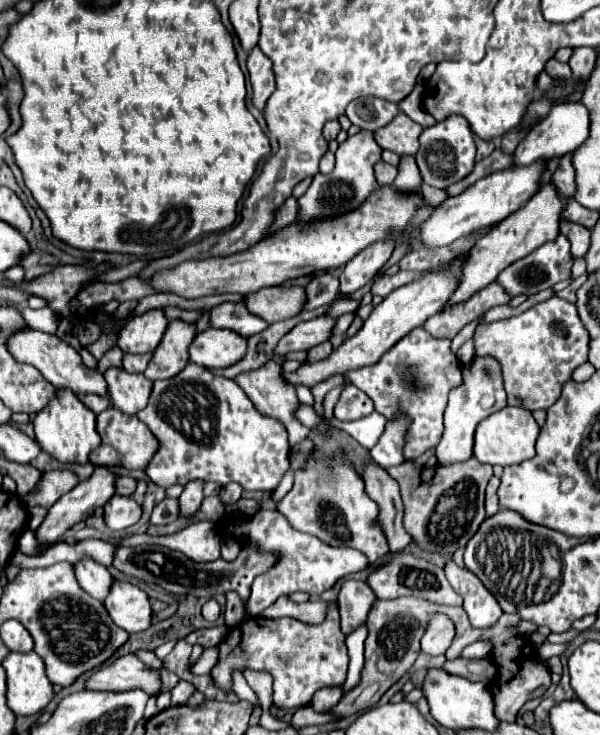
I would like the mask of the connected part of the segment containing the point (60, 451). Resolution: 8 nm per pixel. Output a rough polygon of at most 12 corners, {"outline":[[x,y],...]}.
{"outline":[[75,394],[35,416],[35,440],[63,464],[87,464],[101,442]]}

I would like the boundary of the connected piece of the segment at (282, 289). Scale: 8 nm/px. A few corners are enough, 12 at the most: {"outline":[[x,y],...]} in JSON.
{"outline":[[301,286],[247,294],[251,314],[272,324],[301,312]]}

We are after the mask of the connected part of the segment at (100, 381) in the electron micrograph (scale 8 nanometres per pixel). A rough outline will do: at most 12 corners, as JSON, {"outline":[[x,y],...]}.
{"outline":[[21,330],[7,346],[55,388],[109,398],[103,374],[57,336]]}

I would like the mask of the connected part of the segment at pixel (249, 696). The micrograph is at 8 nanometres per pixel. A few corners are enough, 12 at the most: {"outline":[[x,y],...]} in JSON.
{"outline":[[240,671],[232,673],[232,689],[240,700],[261,706]]}

